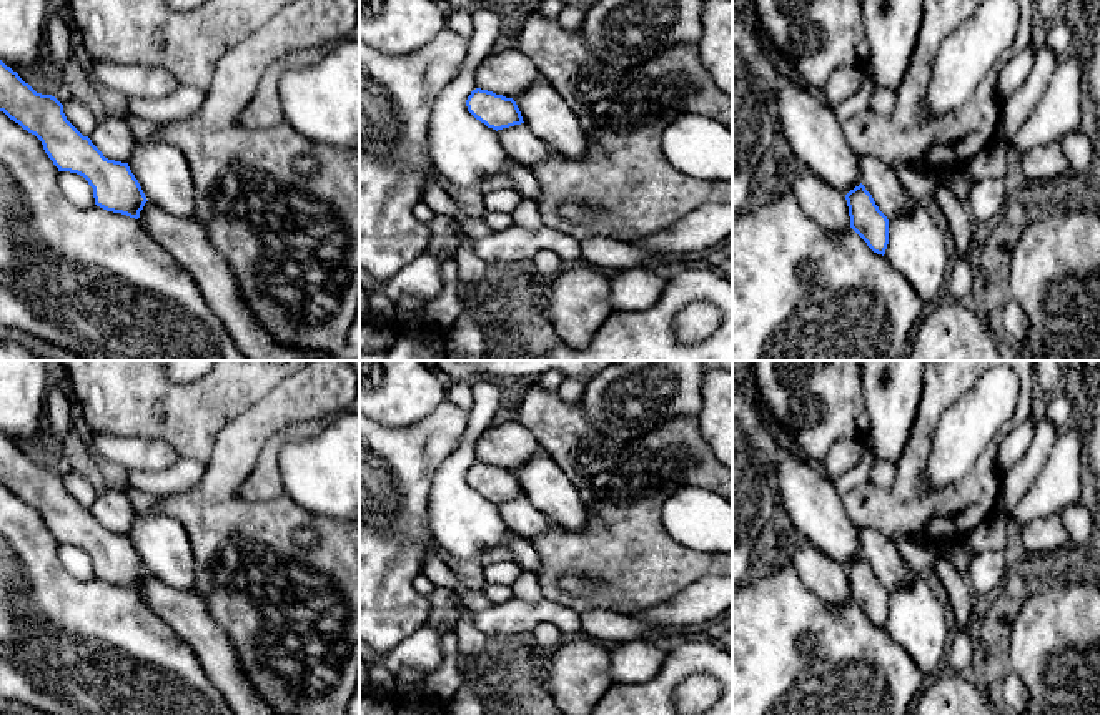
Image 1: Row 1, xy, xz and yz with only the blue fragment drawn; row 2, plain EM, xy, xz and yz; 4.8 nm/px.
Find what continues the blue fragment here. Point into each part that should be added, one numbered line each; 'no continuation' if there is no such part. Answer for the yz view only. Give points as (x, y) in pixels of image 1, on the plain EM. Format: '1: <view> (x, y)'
1: yz (819, 574)

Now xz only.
1: xz (510, 444)

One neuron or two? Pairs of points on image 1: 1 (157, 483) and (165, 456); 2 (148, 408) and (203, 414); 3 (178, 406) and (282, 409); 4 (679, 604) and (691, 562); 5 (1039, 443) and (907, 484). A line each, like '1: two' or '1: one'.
1: two
2: one
3: two
4: two
5: two

